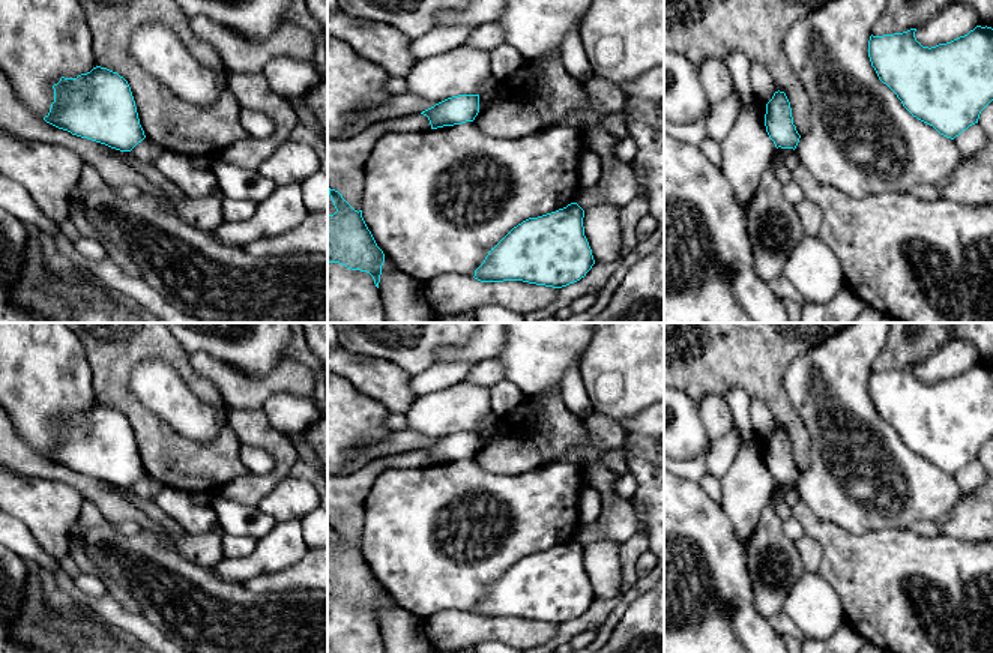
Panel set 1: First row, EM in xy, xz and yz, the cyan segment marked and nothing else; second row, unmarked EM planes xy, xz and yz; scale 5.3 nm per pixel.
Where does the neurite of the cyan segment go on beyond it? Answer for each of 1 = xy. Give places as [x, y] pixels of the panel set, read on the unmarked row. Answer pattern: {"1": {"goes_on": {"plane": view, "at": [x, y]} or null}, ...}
{"1": {"goes_on": null}}

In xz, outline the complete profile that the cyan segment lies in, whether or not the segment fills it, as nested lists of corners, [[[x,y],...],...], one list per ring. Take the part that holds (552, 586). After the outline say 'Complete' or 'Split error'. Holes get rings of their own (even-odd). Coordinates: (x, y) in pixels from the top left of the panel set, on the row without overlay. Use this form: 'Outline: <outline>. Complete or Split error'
Outline: [[[571,539],[514,563],[475,606],[481,618],[523,617],[562,624],[586,612],[595,600],[584,572],[584,546]]]. Complete

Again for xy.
Outline: [[[96,402],[77,414],[62,413],[44,456],[72,471],[131,488],[146,471],[128,417]]]. Complete

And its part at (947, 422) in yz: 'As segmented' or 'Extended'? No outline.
As segmented

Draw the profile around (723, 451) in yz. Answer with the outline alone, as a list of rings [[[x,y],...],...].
[[[732,426],[726,435],[712,441],[706,459],[706,471],[721,479],[727,473],[732,461],[736,458],[736,453],[742,444],[744,441],[739,431]]]

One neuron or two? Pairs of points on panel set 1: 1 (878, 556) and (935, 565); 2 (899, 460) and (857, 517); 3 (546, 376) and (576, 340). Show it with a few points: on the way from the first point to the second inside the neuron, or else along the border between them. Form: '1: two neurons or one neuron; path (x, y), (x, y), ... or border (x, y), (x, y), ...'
1: one neuron; path (891, 565), (921, 565)
2: one neuron; path (885, 473), (858, 503)
3: one neuron; path (549, 367), (567, 349)

